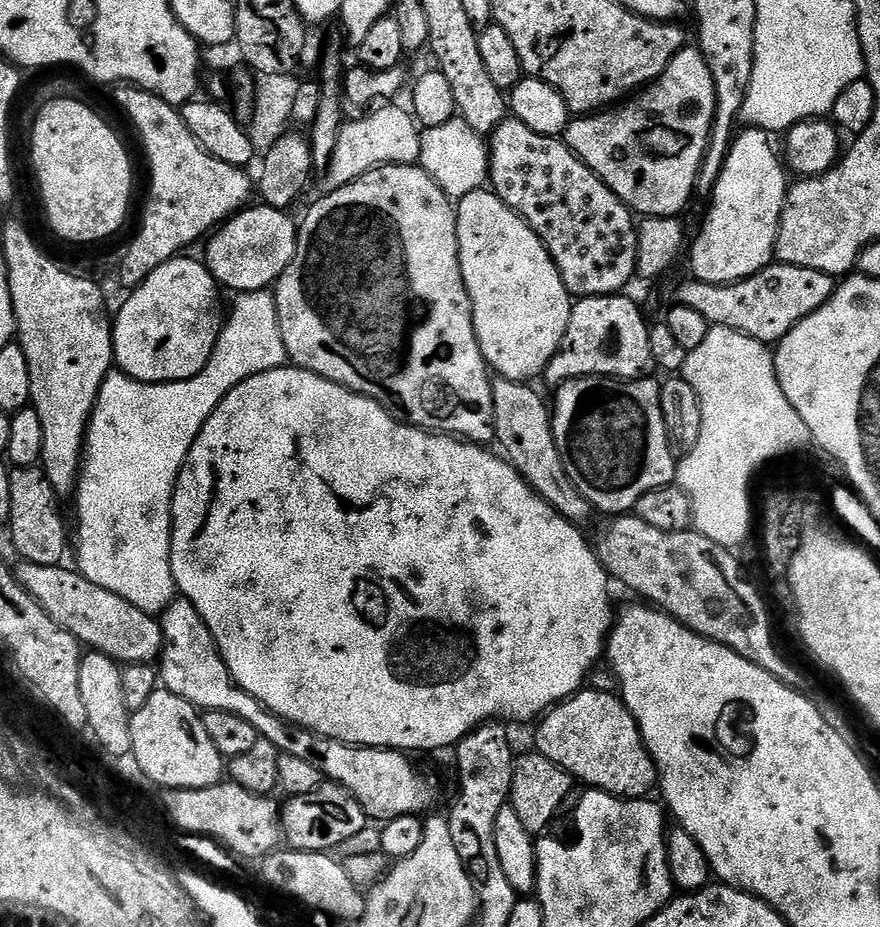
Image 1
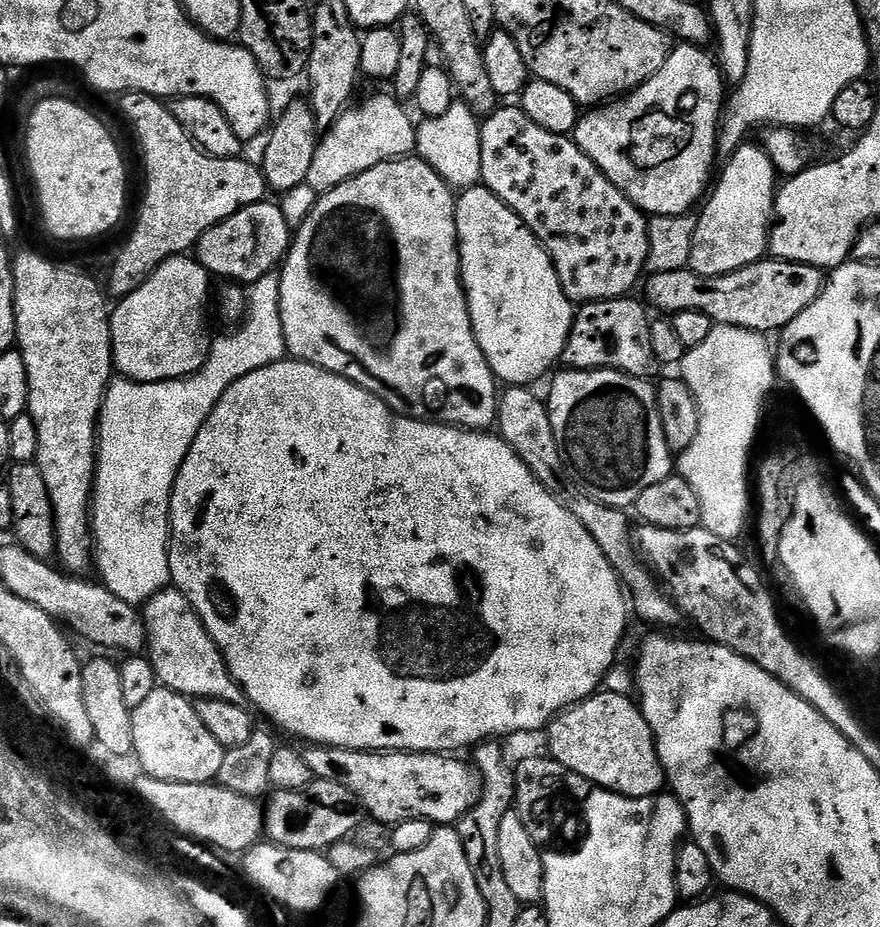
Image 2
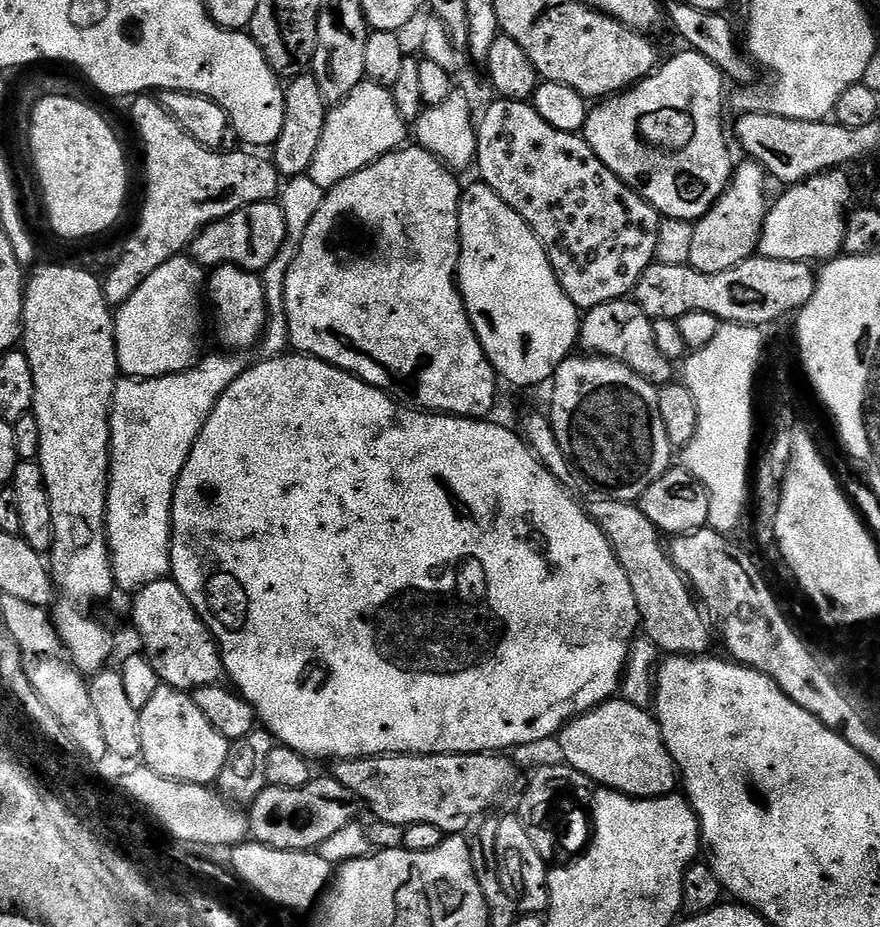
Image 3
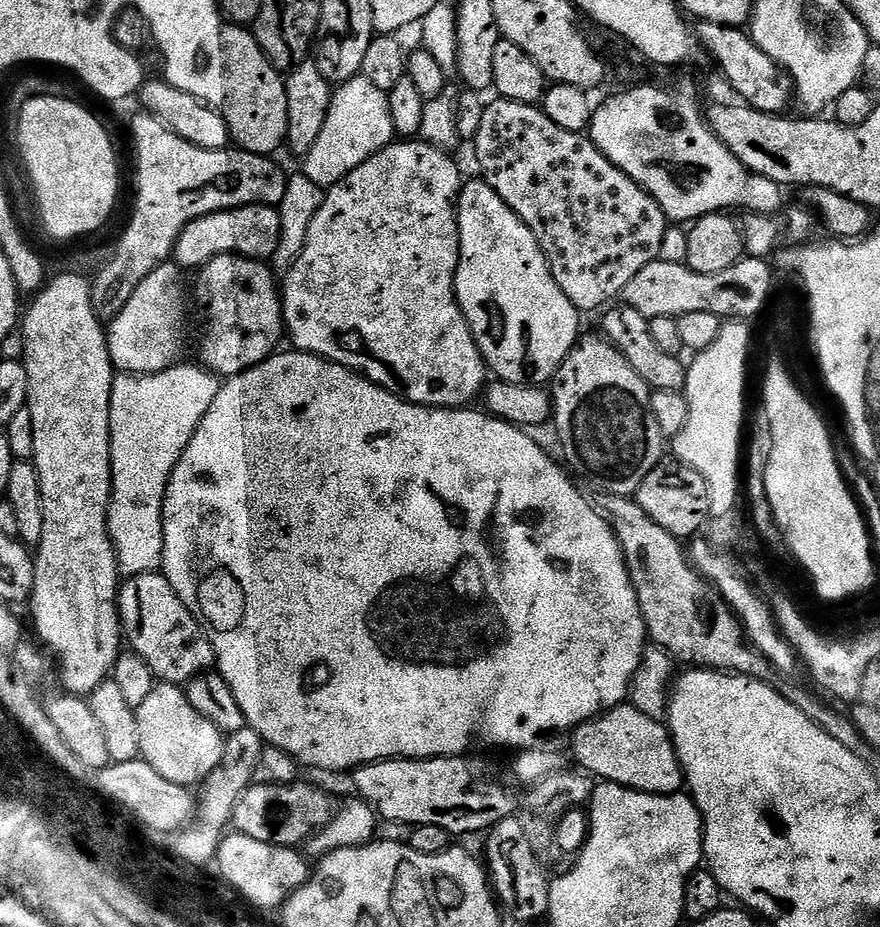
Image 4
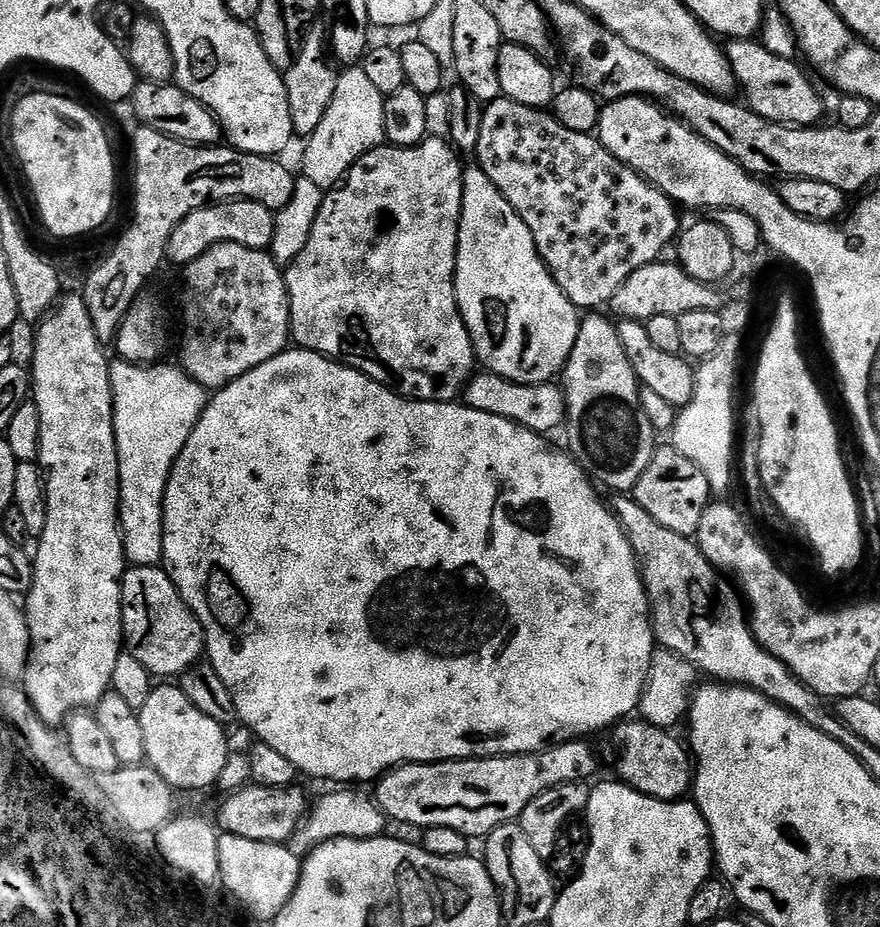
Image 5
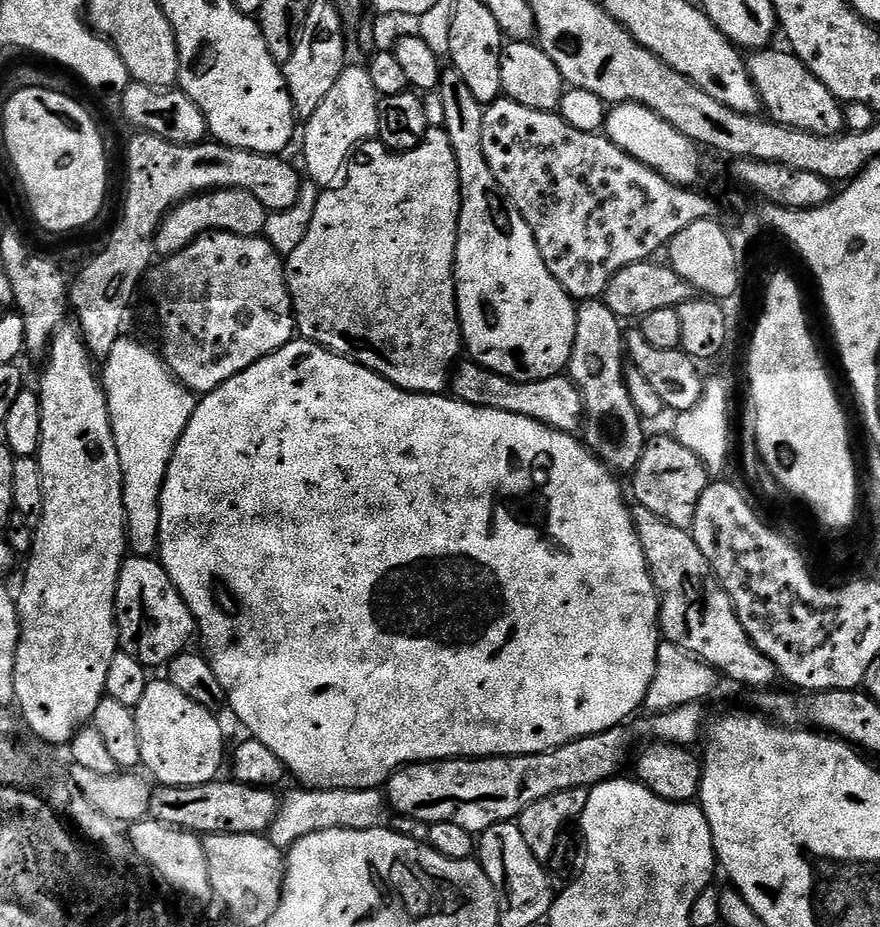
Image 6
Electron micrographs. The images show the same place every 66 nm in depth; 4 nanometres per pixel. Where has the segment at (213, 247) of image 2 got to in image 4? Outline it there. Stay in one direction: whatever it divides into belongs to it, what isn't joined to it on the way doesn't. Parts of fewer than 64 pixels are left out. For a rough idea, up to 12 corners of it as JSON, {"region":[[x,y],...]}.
{"region":[[247,204],[186,226],[175,263],[199,270],[216,256],[267,261],[280,213]]}

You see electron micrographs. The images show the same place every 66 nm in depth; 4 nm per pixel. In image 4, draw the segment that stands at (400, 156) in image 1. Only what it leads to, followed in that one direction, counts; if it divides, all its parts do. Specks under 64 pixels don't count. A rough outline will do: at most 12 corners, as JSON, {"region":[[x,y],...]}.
{"region":[[365,76],[333,91],[302,175],[342,182],[393,143],[387,92]]}

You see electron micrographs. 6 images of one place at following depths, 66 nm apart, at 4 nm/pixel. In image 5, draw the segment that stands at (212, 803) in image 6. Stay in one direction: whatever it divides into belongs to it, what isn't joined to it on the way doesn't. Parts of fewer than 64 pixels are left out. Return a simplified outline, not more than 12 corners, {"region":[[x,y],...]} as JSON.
{"region":[[249,783],[214,815],[219,831],[284,844],[310,800],[300,786]]}

